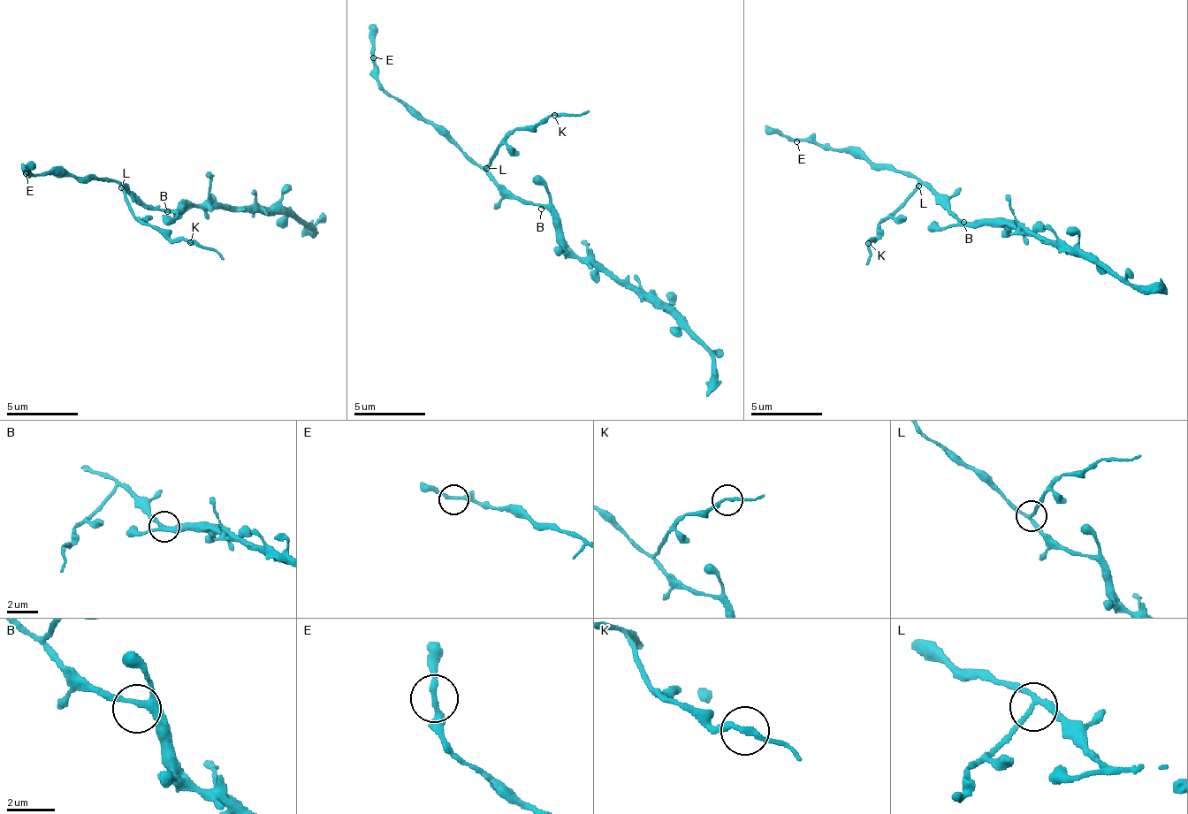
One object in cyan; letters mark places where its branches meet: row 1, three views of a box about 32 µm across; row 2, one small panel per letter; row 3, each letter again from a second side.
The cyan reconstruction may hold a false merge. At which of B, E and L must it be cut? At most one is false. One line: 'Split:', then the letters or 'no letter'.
Split: L

